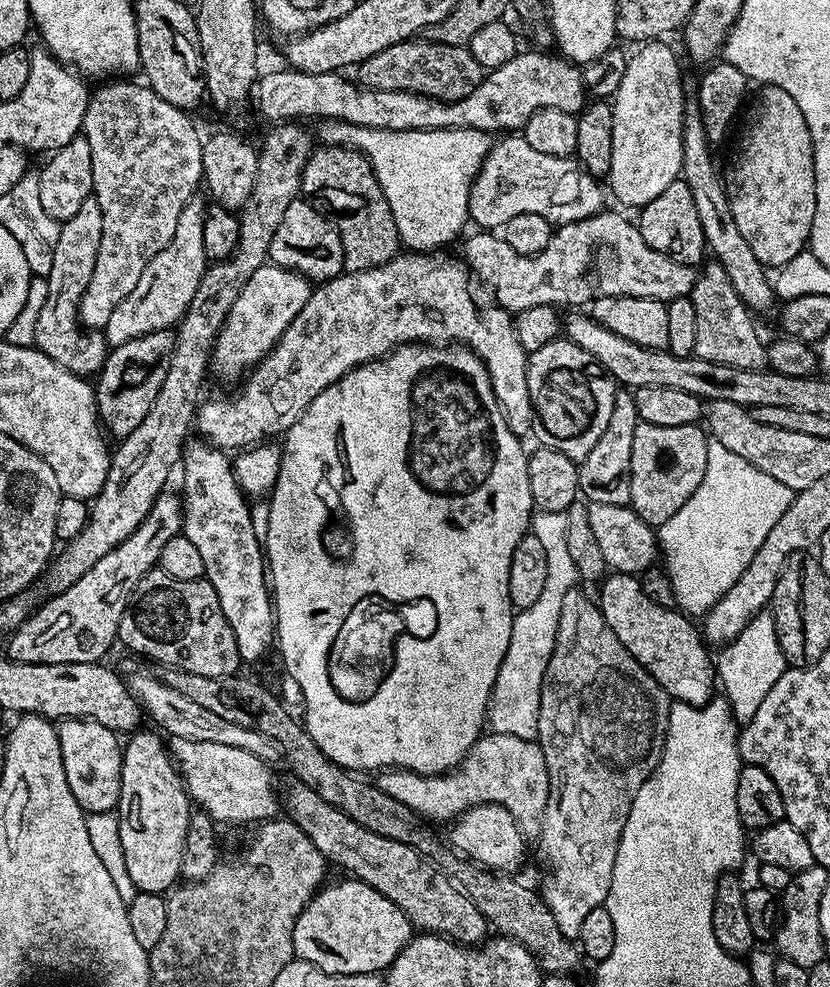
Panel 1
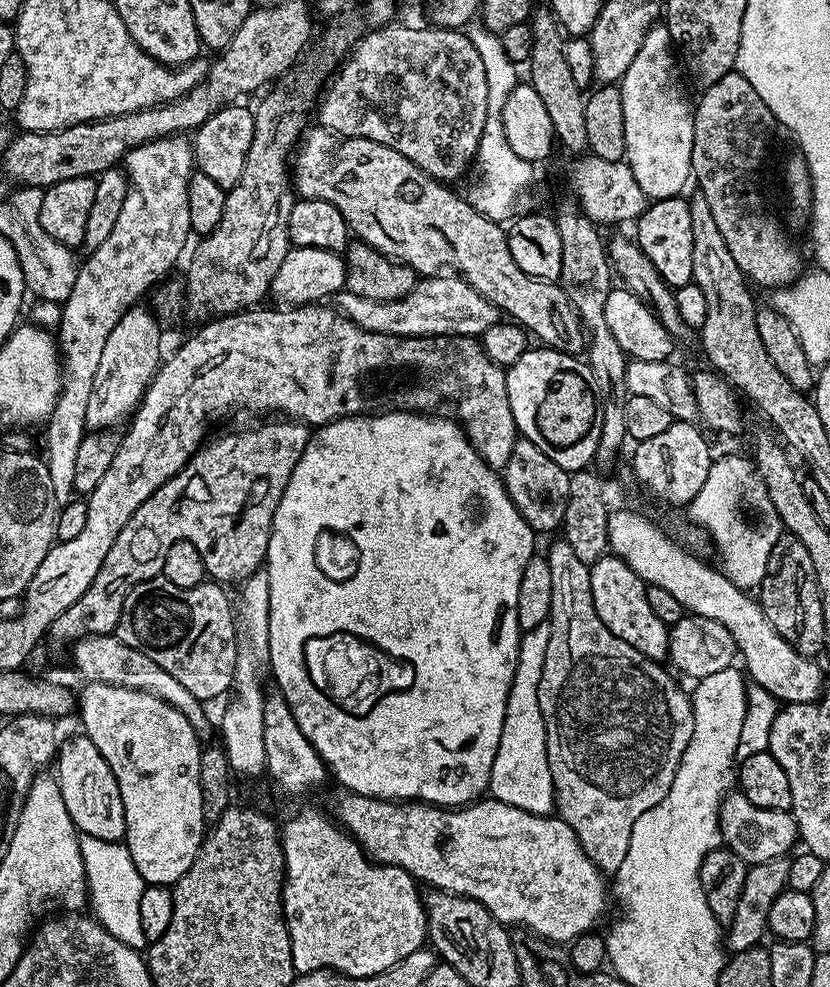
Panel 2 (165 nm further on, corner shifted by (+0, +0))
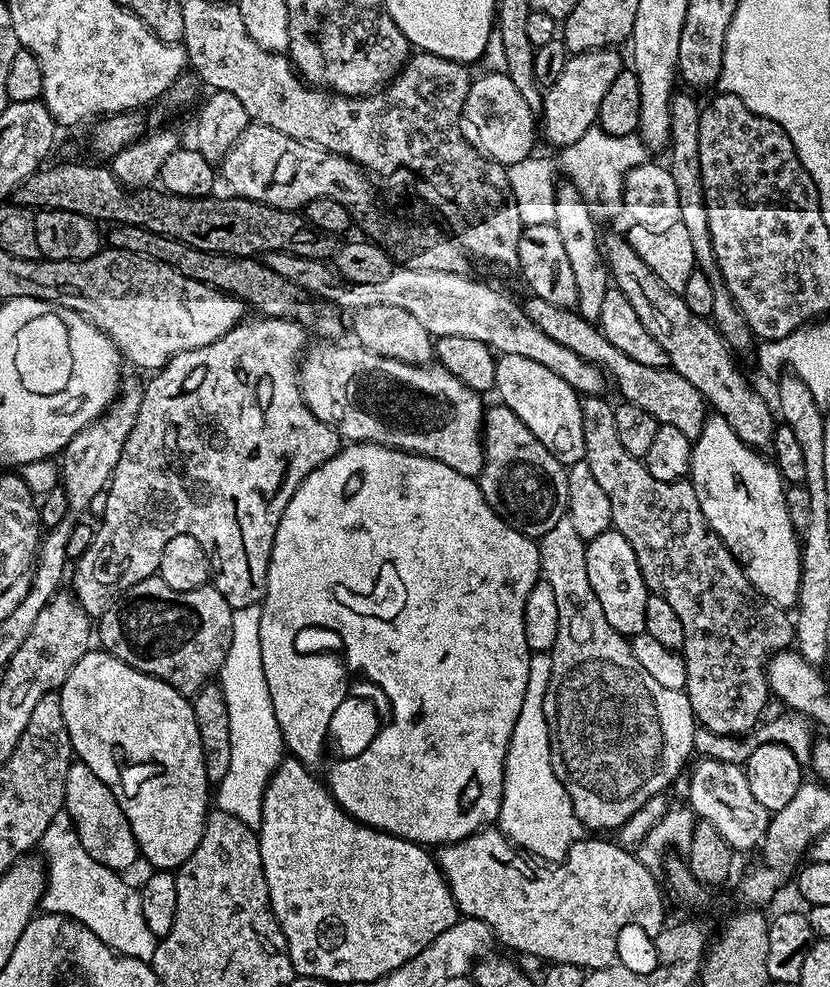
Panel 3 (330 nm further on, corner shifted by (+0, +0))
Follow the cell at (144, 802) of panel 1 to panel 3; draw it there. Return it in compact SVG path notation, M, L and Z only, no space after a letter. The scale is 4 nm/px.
M89 650L85 656L78 658L74 670L70 670L66 682L58 689L58 695L62 706L62 718L66 722L66 730L70 734L75 759L79 763L90 766L90 770L94 770L94 774L98 774L98 778L102 778L102 782L106 782L106 786L112 791L114 798L118 798L118 806L122 806L122 814L130 822L130 830L134 830L136 845L140 847L140 856L148 859L153 864L151 867L156 870L179 868L186 862L186 858L190 858L190 854L194 854L198 842L202 842L202 830L210 811L210 785L202 758L202 742L198 738L198 722L194 722L191 699L178 690L174 690L174 686L170 686L166 681L140 672L134 666L122 662L116 656L103 650Z

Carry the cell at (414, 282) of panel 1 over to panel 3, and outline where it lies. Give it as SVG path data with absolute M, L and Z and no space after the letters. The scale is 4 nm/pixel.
M320 342L317 348L309 347L298 364L304 401L319 420L329 424L345 441L401 448L403 452L434 458L463 476L479 477L484 465L482 429L486 415L481 393L470 390L445 368L398 362L359 346L351 348L340 343L344 342Z

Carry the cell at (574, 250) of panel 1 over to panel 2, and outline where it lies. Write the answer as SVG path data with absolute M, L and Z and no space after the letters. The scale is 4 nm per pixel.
M437 274L417 279L414 290L400 300L375 300L362 298L350 291L336 293L334 304L344 317L357 324L362 330L370 330L374 334L390 334L391 336L471 336L479 338L490 326L494 326L501 319L500 309L495 308L486 298L474 290L463 278L455 274Z

